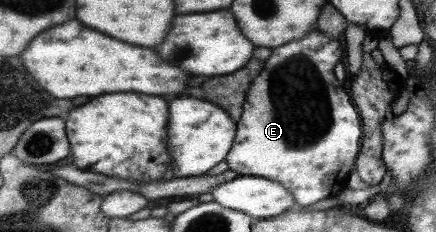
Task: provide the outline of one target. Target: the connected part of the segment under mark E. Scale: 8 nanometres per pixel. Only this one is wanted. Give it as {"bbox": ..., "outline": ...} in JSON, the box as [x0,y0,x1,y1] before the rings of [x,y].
{"bbox":[226,30,362,208],"outline":[[[312,30],[302,40],[274,48],[264,62],[264,70],[250,84],[240,120],[237,138],[226,162],[239,176],[260,176],[278,181],[295,198],[297,208],[306,208],[324,198],[338,197],[348,182],[362,146],[362,122],[350,94],[334,76],[336,62],[342,62],[344,48],[340,39]]]}

